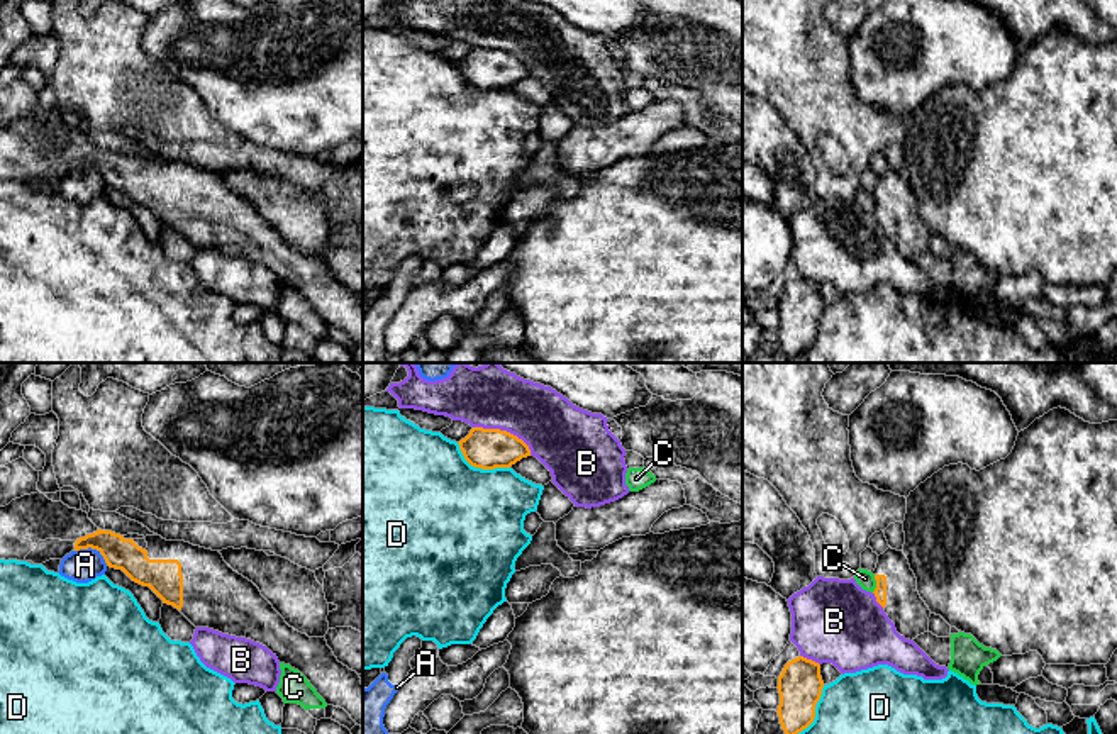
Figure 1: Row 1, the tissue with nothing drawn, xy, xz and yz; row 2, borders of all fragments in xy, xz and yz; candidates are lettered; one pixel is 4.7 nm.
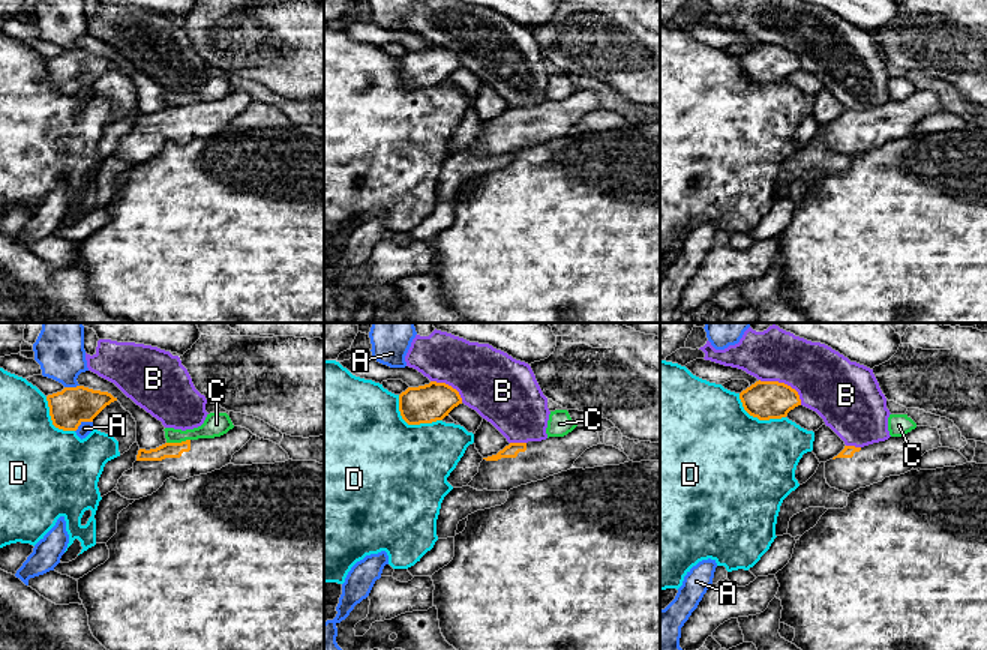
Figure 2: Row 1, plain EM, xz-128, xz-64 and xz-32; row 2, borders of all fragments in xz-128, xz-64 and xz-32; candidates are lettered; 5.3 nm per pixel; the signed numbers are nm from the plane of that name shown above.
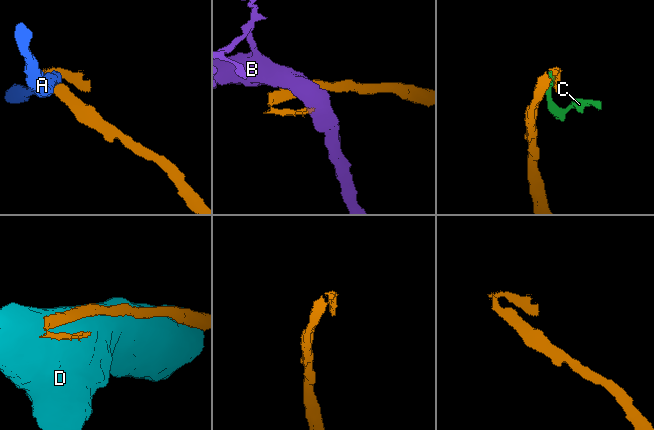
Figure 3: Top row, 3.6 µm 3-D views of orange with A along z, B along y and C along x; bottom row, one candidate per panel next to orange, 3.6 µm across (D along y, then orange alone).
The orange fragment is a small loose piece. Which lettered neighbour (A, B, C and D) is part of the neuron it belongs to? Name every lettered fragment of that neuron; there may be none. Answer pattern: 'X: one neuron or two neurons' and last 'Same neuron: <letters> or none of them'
A: two neurons
B: two neurons
C: two neurons
D: two neurons
Same neuron: none of them

